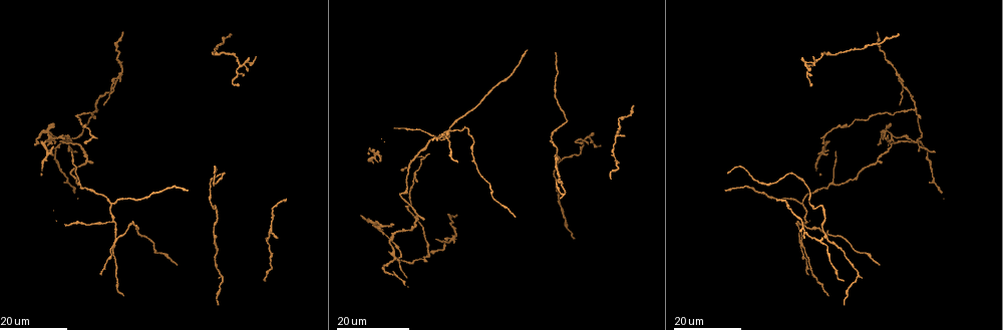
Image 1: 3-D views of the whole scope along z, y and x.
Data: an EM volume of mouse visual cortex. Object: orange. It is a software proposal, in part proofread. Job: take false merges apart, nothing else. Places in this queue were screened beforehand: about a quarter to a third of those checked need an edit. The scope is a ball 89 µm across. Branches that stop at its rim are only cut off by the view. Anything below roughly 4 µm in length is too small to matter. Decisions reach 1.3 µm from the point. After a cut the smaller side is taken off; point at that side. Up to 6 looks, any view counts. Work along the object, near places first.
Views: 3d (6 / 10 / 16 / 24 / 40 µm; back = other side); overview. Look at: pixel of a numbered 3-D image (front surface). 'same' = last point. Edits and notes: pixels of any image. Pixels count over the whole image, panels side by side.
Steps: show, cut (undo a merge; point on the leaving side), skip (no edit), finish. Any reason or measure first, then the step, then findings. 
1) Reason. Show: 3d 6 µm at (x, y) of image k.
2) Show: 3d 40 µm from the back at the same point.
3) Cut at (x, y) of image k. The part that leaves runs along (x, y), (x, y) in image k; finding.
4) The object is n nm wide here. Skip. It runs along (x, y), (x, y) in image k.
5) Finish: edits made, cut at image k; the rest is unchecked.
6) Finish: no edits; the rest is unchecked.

Show: 3d 16 µm at (222, 281) of image 1.

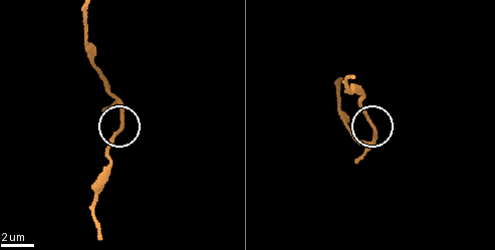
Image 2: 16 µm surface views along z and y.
Show: 3d 6 µm at (121, 121) of image 2.

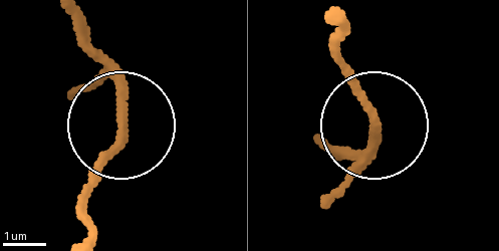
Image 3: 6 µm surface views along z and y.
Show: 3d 6 µm from the back at (119, 117) of image 3.

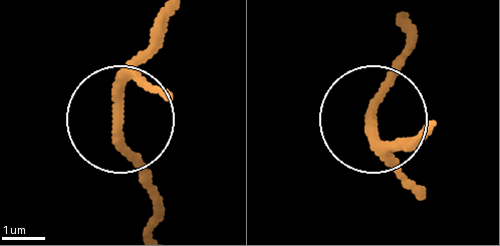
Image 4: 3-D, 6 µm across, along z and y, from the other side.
The object is 190 nm wide here. Skip. One cell here.

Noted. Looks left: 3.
Show: 3d 24 µm at (809, 64) of image 1.

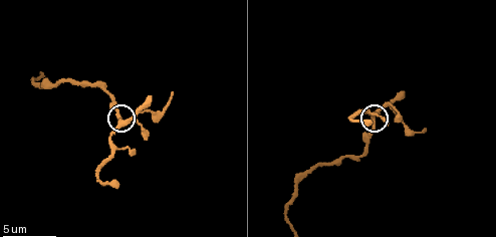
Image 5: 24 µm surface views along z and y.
Show: 3d 10 µm at (120, 123) of image 5.

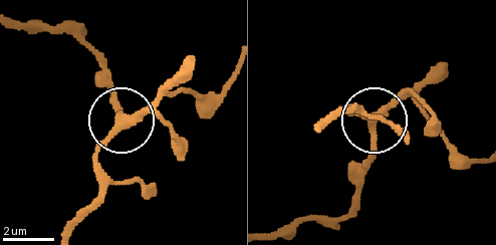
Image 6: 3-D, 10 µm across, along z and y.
Show: 3d 6 µm at (123, 116) of image 6.

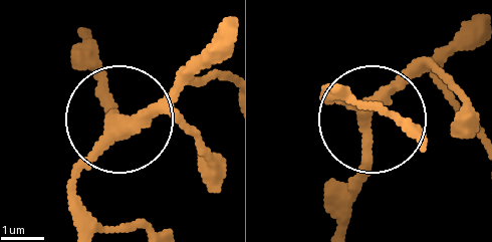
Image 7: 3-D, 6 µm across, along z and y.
3 arms meet here. Skip. One cell here.

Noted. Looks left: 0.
Finish: no edits; the rest is unchecked.

